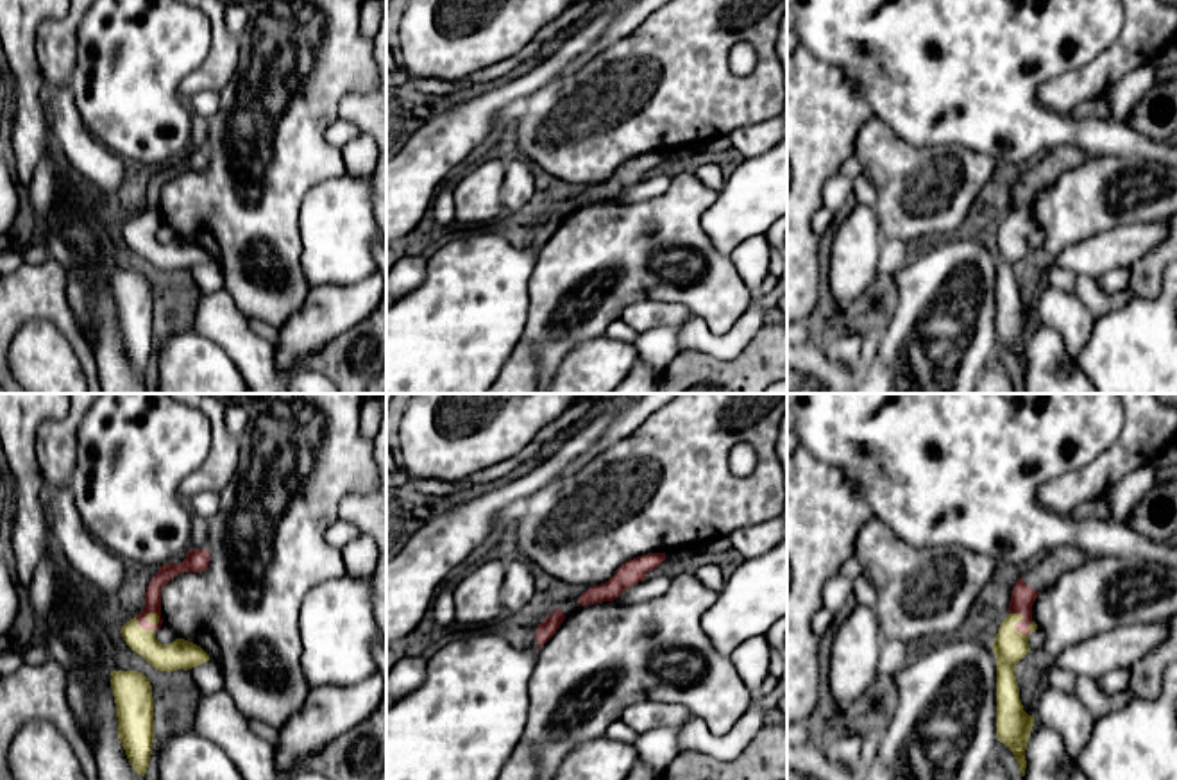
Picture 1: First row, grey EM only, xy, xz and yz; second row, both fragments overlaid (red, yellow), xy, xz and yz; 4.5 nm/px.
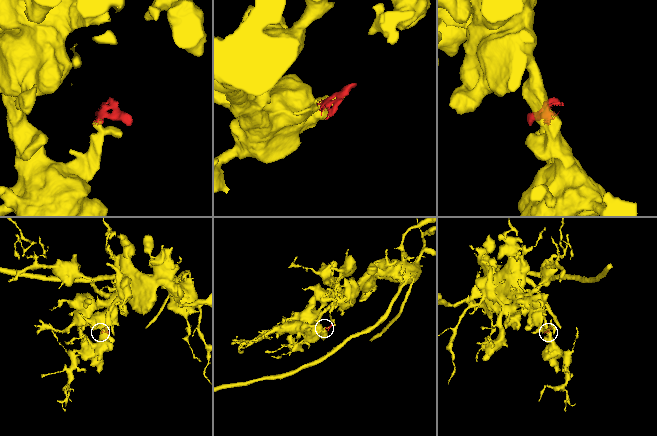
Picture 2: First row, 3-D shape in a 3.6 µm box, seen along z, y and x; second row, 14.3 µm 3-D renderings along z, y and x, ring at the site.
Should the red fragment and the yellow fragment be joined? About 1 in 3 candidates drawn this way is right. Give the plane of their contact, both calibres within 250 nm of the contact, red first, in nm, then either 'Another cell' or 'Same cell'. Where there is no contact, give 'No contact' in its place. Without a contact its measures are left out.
Touches red in yz. Thickness 110 nm (red) against 150 nm. Another cell

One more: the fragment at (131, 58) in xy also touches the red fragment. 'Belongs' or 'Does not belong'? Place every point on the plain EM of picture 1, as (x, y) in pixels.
Does not belong

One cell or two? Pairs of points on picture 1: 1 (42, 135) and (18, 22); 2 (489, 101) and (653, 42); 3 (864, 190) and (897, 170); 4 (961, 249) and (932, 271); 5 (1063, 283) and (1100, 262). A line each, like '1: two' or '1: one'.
1: one
2: two
3: two
4: one
5: two

